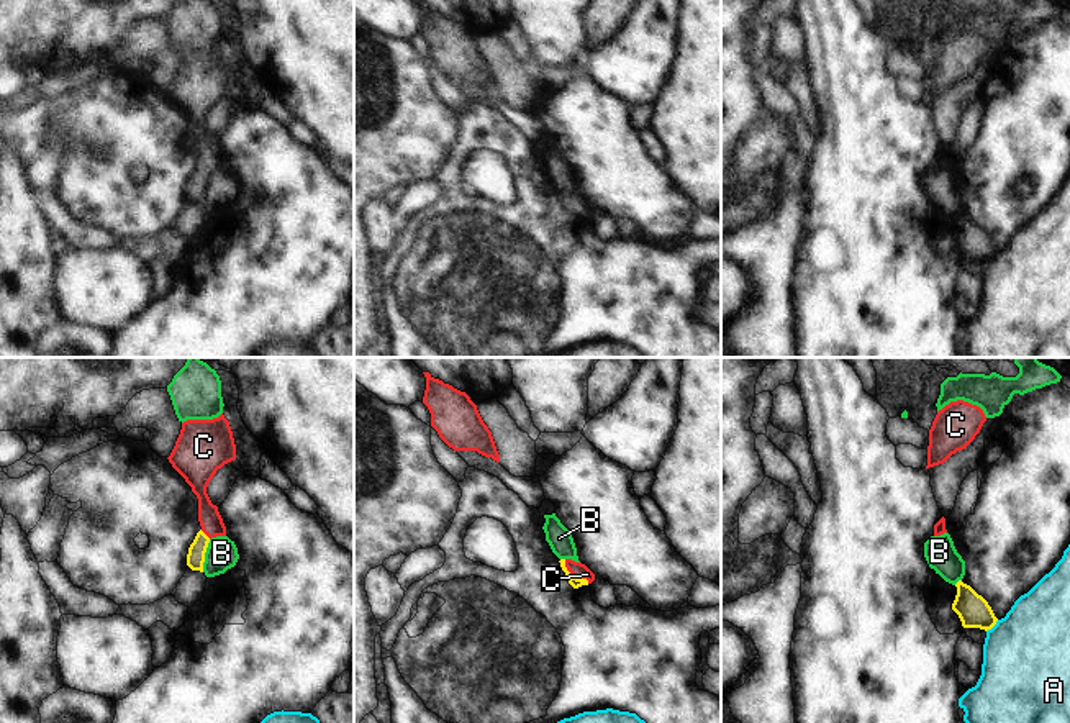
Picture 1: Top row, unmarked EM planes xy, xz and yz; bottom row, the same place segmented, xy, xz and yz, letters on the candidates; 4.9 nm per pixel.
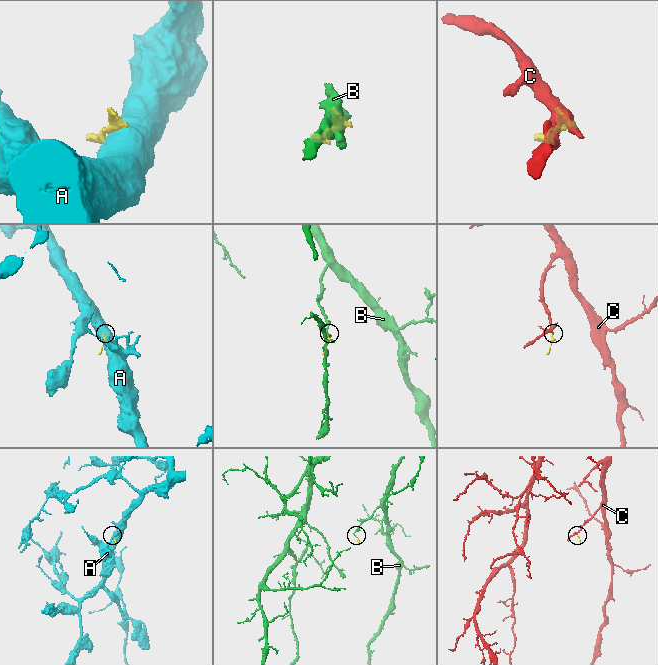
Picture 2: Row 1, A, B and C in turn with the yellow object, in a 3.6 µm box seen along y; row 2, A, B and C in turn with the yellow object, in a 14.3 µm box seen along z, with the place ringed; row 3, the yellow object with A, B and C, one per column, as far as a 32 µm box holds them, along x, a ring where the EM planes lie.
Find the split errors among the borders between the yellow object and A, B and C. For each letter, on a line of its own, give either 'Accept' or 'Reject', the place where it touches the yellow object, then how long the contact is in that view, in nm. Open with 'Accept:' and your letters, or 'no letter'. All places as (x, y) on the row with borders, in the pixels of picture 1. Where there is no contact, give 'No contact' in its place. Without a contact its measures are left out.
Accept: C
A: Reject. Touches yellow at yz (992, 627). Shared border 90 nm
B: Reject. Touches yellow at xy (204, 556). Shared border 170 nm
C: Accept. Touches yellow at xz (572, 576). Shared border 170 nm

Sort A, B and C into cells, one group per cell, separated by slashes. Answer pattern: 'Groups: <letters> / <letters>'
Groups: A / B / C

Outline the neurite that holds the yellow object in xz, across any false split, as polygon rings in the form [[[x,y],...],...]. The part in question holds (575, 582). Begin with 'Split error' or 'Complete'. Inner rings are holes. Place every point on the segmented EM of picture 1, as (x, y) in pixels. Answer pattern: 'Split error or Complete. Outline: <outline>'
Split error. Outline: [[[560,559],[559,562],[574,589],[588,585],[595,580],[595,574],[585,564],[572,559]]]

